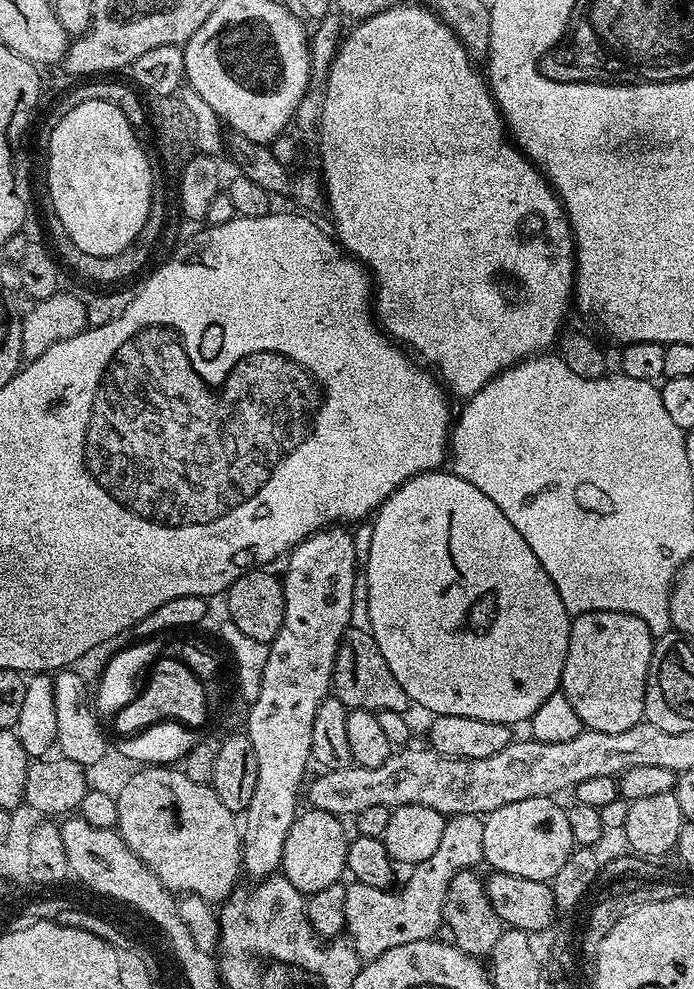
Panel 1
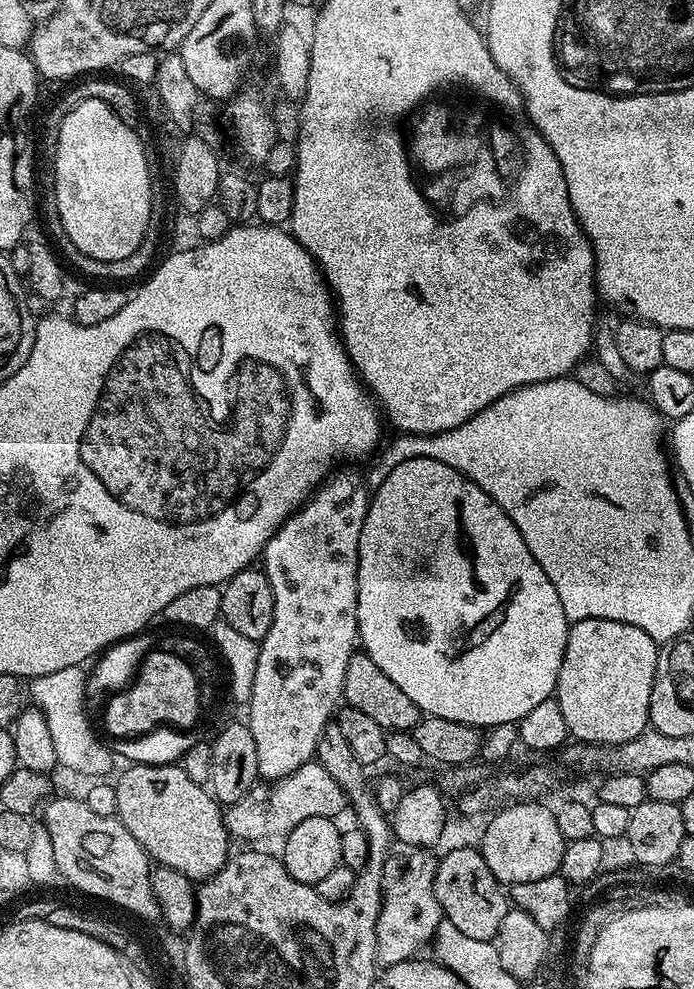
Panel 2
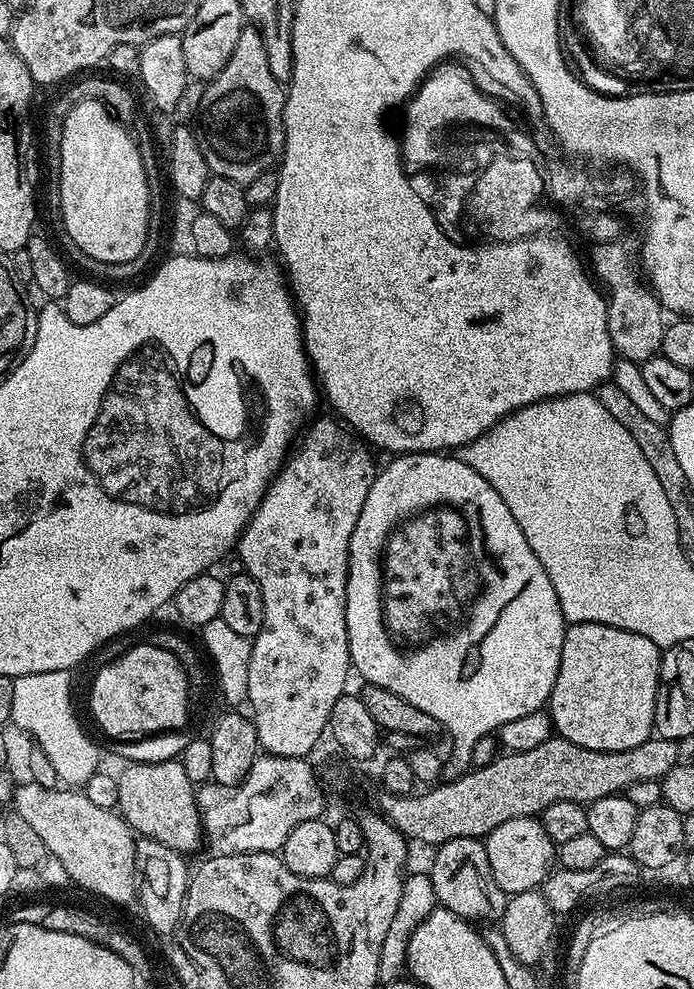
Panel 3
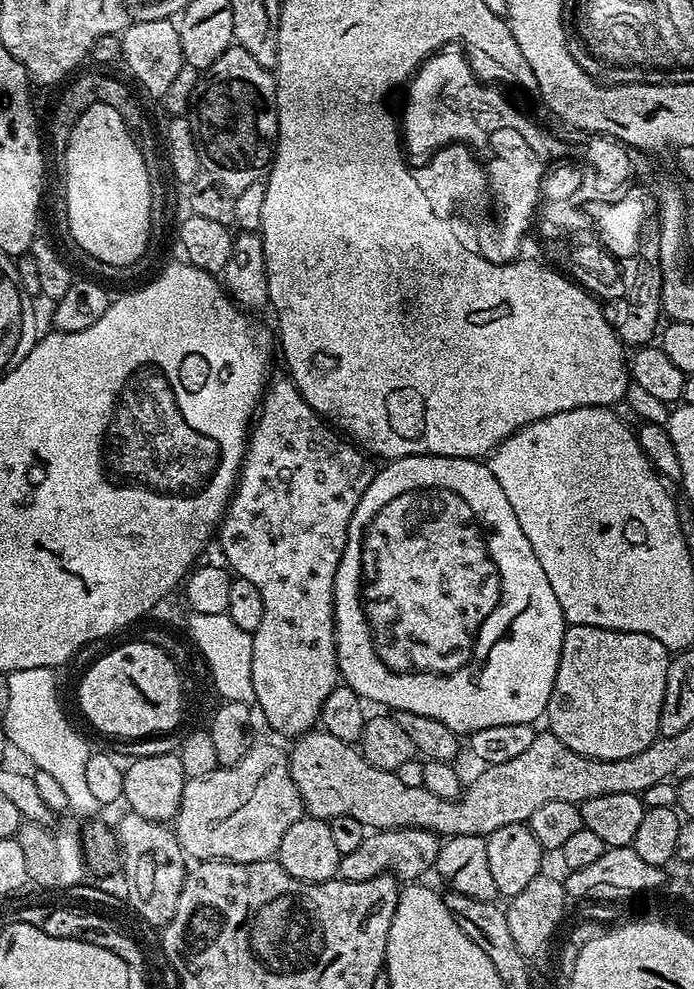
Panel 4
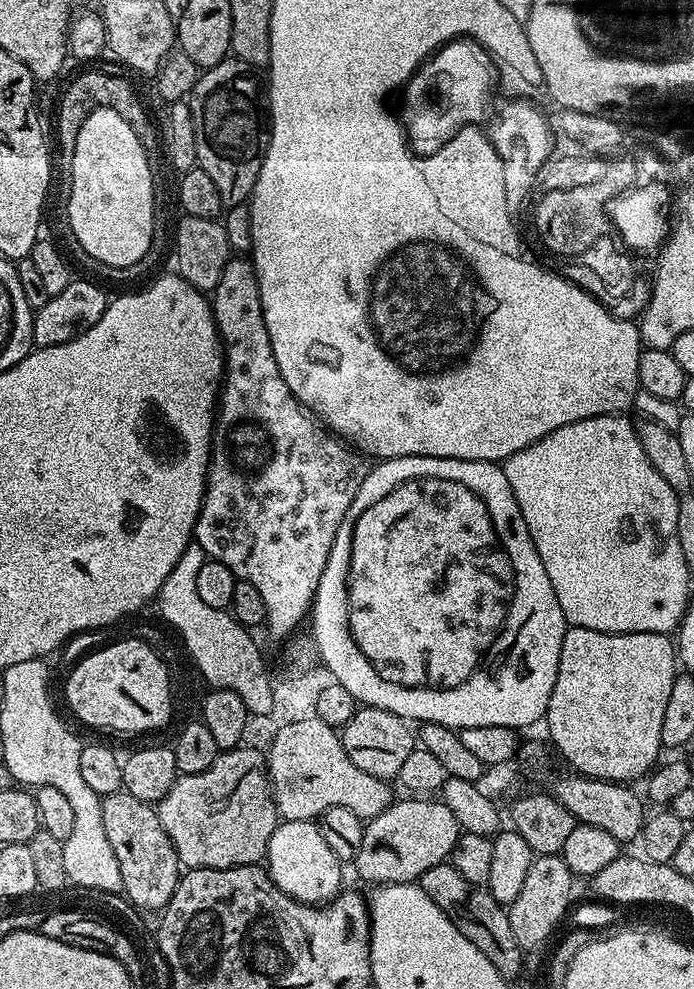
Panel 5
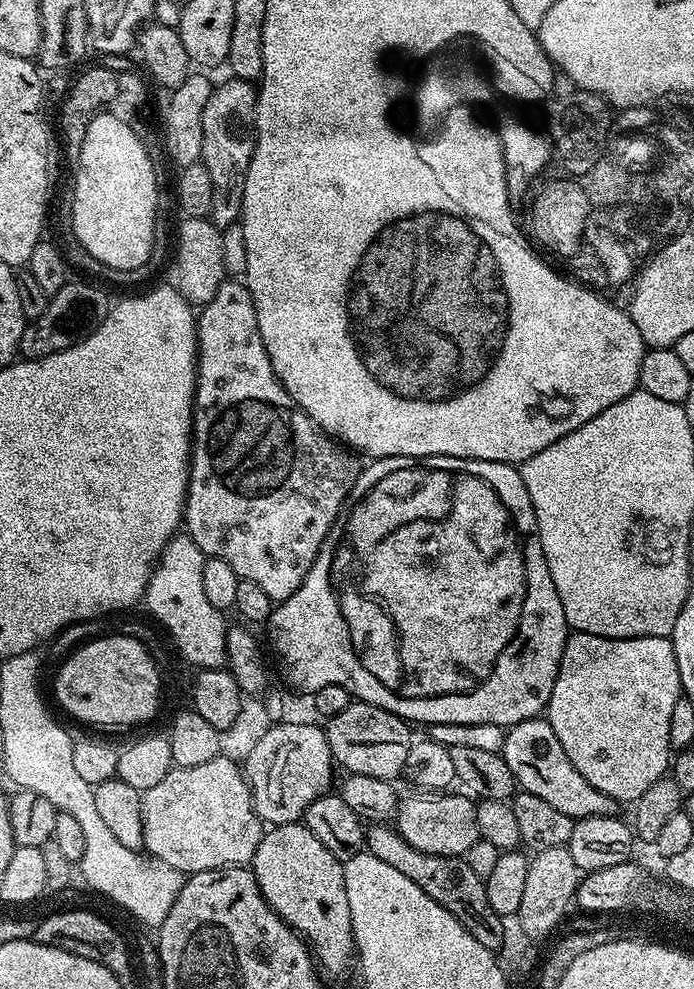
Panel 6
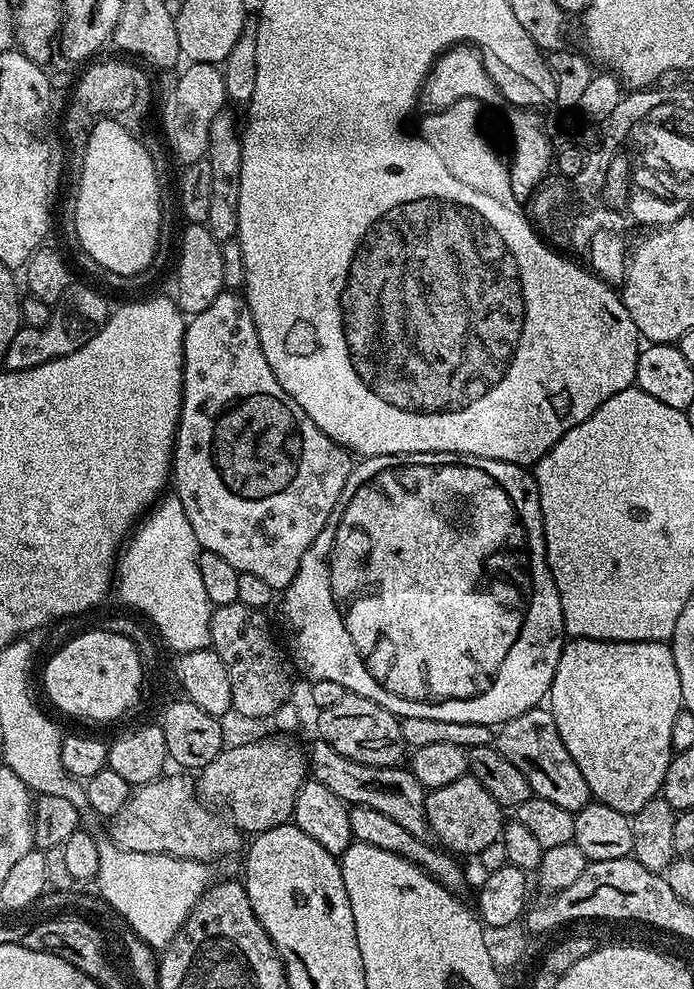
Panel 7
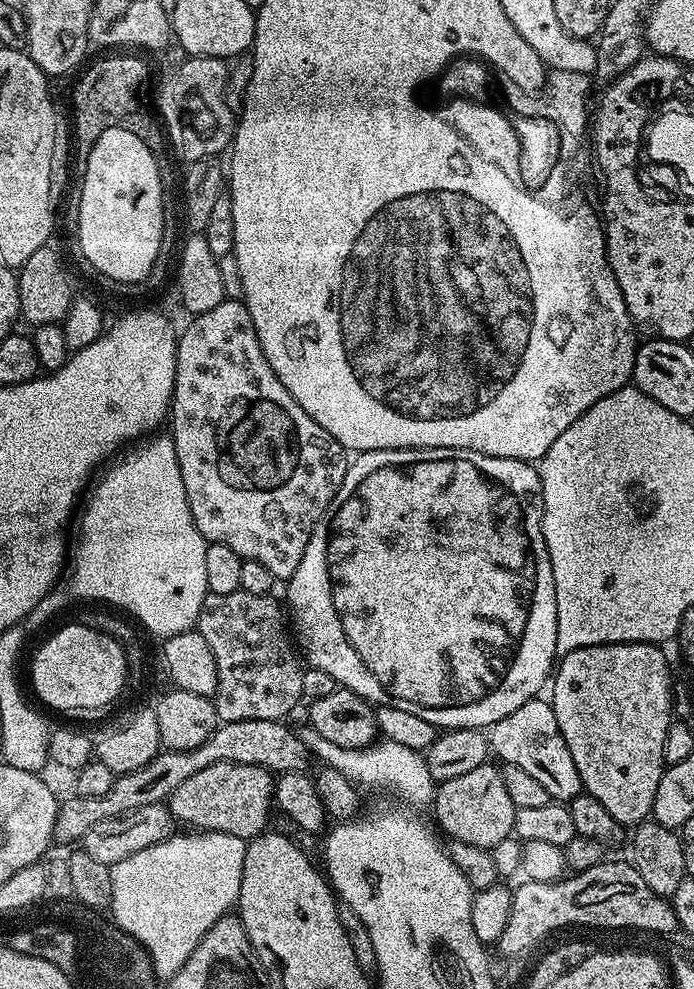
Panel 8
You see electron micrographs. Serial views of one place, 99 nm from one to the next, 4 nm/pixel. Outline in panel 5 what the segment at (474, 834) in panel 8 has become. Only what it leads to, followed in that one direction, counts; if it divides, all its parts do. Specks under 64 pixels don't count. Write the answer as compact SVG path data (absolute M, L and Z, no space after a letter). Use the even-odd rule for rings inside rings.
M404 798L397 799L382 814L367 821L362 834L362 846L358 846L358 854L354 861L356 872L364 880L369 880L369 885L382 884L411 884L419 881L430 866L445 863L451 857L454 846L460 841L462 829L458 819L447 809L444 803L436 798Z

